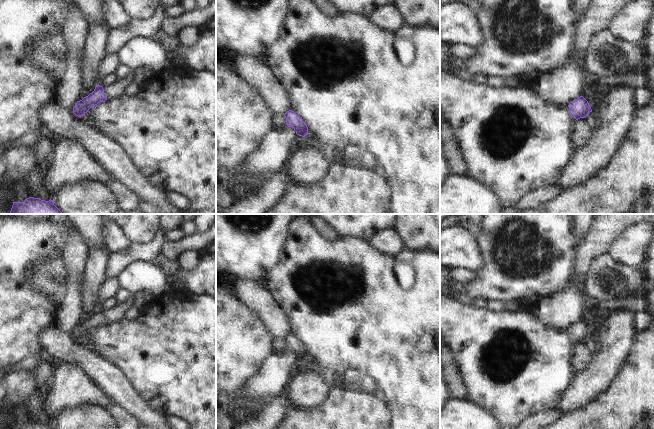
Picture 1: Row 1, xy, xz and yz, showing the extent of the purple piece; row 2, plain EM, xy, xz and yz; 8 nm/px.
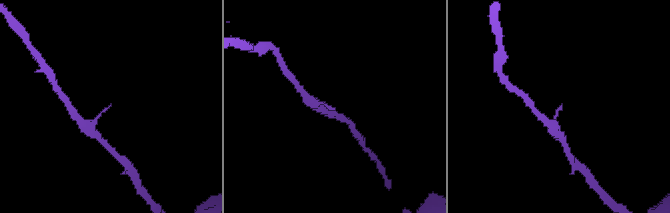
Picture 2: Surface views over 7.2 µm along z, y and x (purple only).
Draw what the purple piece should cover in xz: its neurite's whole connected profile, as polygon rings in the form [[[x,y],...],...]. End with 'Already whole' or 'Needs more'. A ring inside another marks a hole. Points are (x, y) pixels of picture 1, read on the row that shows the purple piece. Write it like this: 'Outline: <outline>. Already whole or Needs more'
Outline: [[[289,110],[284,114],[284,116],[286,118],[287,126],[292,127],[297,135],[302,137],[308,135],[308,127],[306,123],[294,111]]]. Already whole

